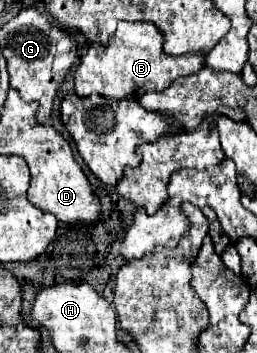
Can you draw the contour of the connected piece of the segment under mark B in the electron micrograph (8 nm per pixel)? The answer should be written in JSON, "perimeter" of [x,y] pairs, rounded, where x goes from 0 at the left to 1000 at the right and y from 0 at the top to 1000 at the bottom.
{"perimeter":[[[459,62],[420,125],[358,125],[296,198],[296,272],[342,278],[389,266],[405,278],[545,278],[568,261],[630,261],[685,221],[770,204],[794,187],[794,147],[654,159],[630,136],[638,102],[591,62]]]}

